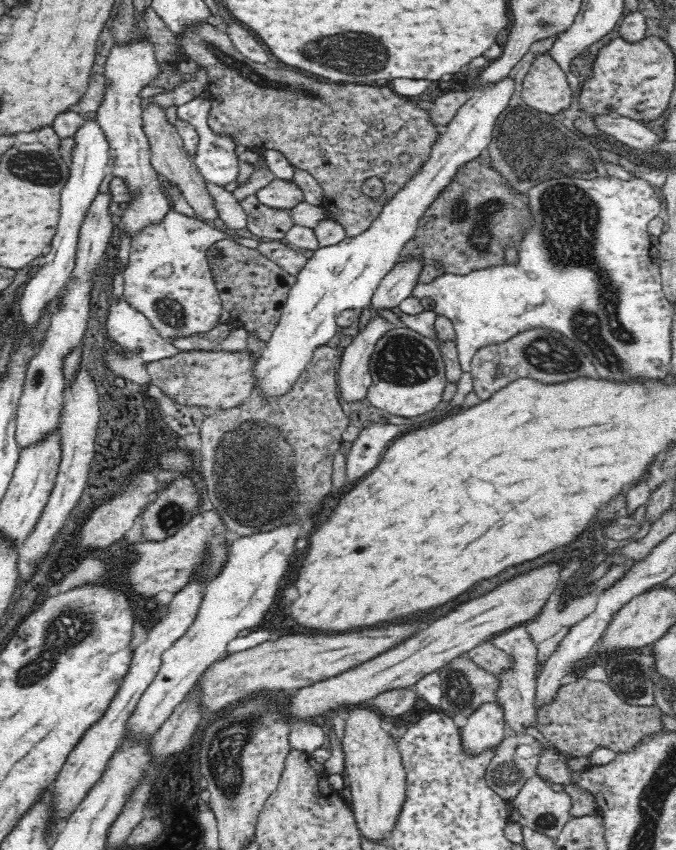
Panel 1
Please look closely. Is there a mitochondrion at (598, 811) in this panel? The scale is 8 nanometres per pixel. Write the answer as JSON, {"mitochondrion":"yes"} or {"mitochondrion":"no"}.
{"mitochondrion":"no"}

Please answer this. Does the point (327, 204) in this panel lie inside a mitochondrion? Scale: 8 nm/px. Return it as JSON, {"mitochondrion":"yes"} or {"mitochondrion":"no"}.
{"mitochondrion":"no"}

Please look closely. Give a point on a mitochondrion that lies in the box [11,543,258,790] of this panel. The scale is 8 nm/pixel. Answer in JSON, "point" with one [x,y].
{"point":[75,623]}

